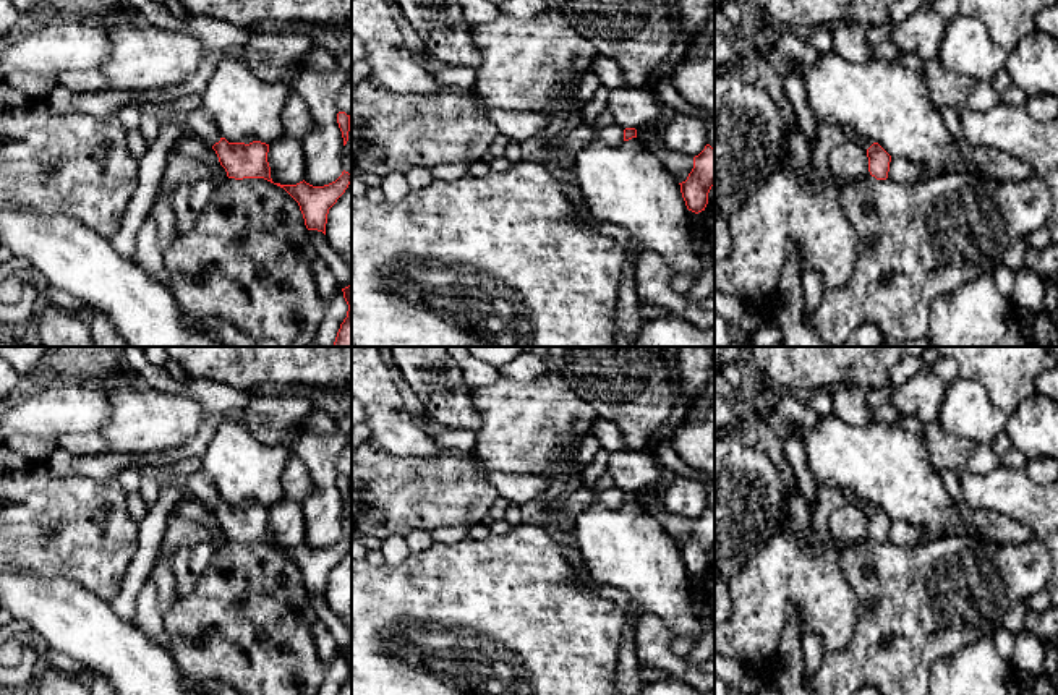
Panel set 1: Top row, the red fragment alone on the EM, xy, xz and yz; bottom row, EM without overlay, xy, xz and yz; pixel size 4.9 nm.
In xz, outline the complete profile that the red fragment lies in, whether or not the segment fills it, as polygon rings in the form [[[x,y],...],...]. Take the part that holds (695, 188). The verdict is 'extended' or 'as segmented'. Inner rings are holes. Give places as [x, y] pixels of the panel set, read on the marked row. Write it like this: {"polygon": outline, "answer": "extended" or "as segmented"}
{"polygon": [[[710,144],[693,157],[693,168],[687,180],[679,183],[689,211],[698,214],[708,204],[708,193],[715,185],[715,147]]], "answer": "as segmented"}

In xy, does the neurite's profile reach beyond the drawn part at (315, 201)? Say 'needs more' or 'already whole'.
already whole

